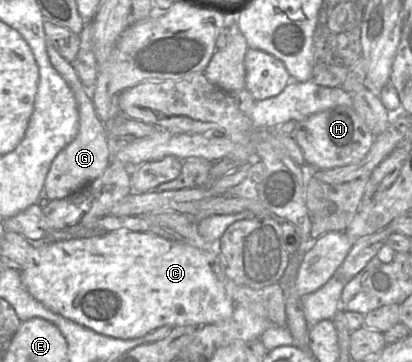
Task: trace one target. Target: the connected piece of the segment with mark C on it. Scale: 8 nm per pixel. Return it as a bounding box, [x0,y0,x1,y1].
[20,229,235,339]

